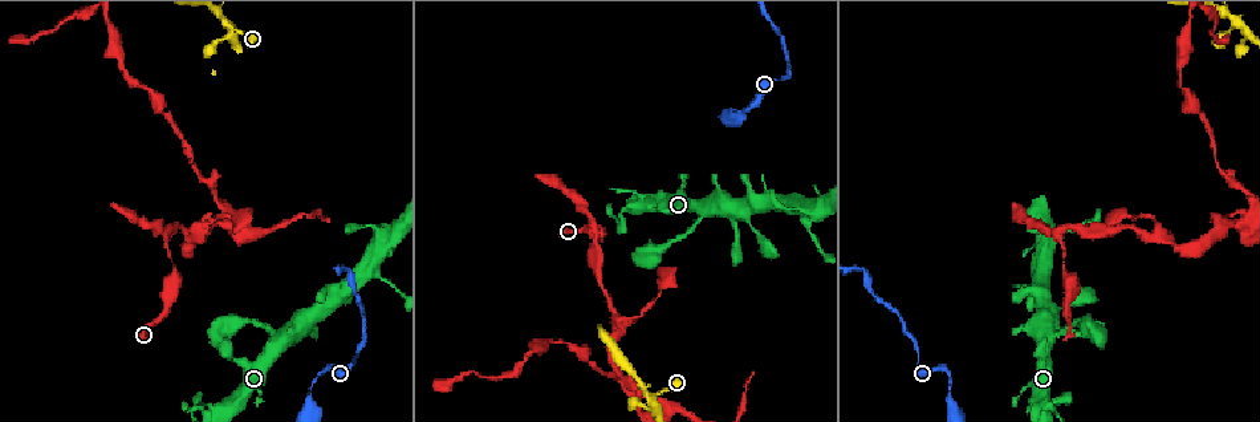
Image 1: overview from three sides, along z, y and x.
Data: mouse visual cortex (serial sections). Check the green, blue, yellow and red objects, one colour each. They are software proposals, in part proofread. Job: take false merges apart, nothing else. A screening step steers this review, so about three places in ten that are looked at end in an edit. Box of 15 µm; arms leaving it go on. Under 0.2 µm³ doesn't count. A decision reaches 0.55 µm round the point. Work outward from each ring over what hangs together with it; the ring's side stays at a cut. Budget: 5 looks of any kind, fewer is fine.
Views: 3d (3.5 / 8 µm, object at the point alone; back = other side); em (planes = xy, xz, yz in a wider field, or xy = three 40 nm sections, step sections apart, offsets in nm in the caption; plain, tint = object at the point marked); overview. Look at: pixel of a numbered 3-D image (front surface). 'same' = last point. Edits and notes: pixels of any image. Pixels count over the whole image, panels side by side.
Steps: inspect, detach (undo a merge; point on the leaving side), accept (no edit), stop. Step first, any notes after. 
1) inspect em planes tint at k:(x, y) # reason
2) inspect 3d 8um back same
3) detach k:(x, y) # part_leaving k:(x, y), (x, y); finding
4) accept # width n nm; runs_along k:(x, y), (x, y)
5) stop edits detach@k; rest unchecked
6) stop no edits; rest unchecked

inspect 3d 3.5um at 1:(168, 238) # abrupt turn

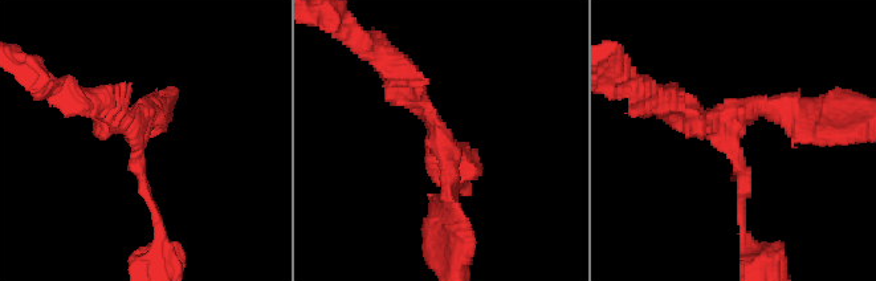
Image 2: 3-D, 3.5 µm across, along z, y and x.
inspect em xy step 1 tint at 2:(135, 146) # arms 3; arm_widths 100, 200, 300 nm

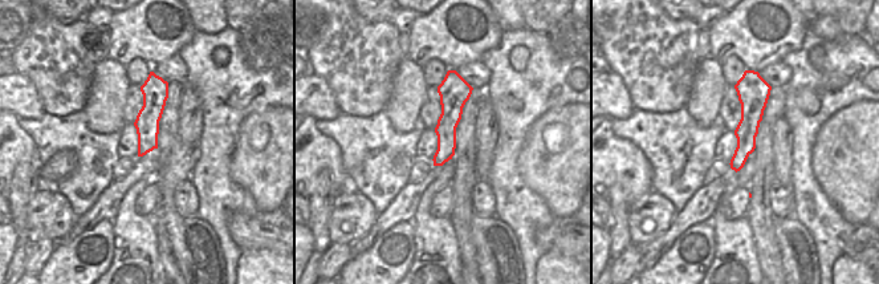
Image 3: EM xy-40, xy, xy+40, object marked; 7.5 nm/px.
accept # runs_along 3:(749, 76), (749, 124), (735, 166); one cell here

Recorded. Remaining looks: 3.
inspect 3d 3.5um at 1:(221, 223) # three arms meet

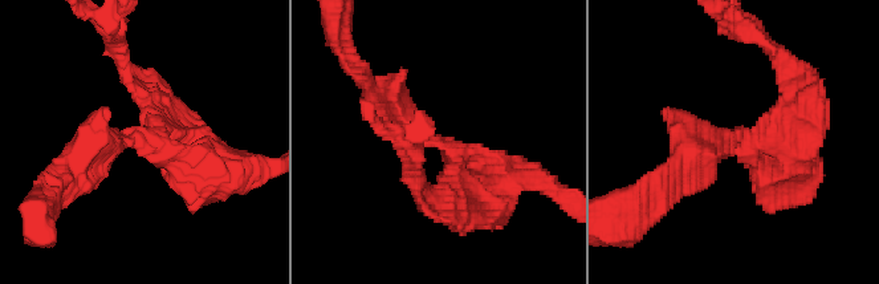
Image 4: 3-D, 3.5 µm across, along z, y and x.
inspect em xy step 2 tint at 4:(145, 139) # arms 3; arm_widths 300, 350, 350 nm

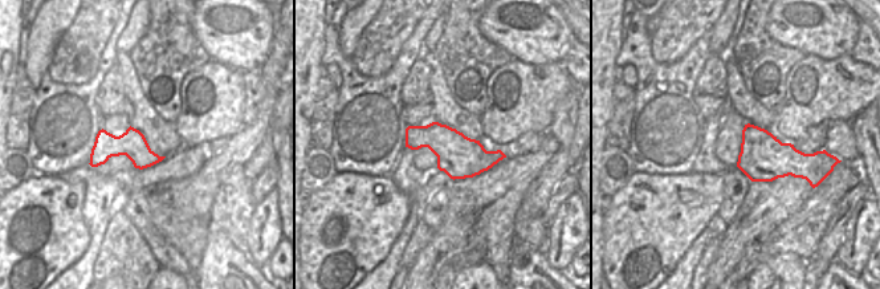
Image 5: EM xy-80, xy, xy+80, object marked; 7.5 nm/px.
accept # runs_along 4:(374, 92), (455, 155), (443, 197); continuous, no second cell

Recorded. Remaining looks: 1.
stop no edits; rest unchecked

